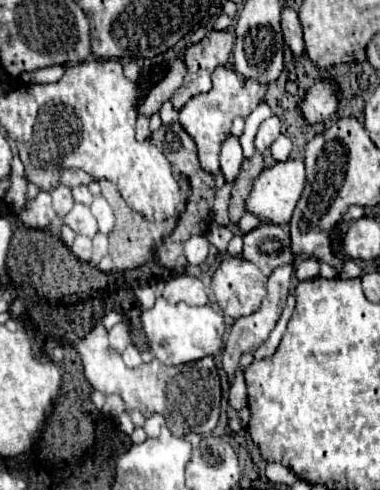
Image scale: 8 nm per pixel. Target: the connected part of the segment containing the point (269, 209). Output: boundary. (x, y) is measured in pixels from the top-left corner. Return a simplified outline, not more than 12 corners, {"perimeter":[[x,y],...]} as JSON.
{"perimeter":[[302,160],[276,162],[252,182],[246,210],[286,224],[304,190]]}

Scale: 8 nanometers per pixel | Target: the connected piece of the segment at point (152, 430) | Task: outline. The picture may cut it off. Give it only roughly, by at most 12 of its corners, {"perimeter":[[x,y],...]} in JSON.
{"perimeter":[[160,414],[146,418],[144,430],[150,438],[160,434],[164,418]]}

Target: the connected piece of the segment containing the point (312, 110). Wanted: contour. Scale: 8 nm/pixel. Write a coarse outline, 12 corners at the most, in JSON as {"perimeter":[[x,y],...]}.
{"perimeter":[[316,80],[300,100],[308,124],[332,120],[340,96]]}

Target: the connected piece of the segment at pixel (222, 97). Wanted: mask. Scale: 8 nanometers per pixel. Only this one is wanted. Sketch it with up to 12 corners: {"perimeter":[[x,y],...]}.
{"perimeter":[[216,68],[212,90],[178,112],[200,166],[216,174],[236,116],[246,118],[268,86]]}

